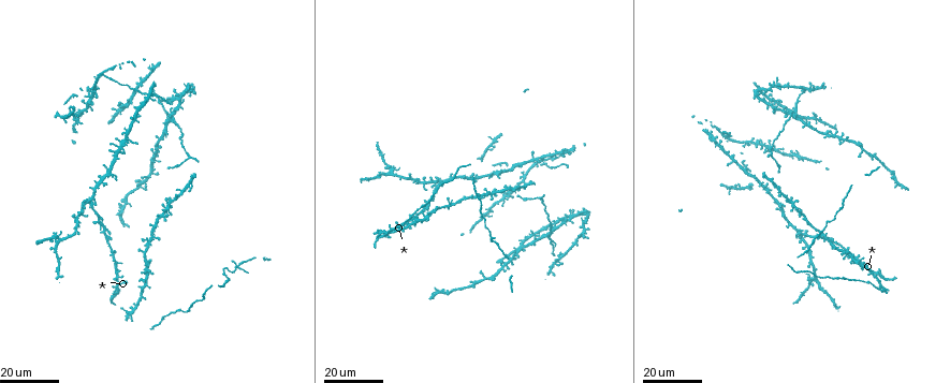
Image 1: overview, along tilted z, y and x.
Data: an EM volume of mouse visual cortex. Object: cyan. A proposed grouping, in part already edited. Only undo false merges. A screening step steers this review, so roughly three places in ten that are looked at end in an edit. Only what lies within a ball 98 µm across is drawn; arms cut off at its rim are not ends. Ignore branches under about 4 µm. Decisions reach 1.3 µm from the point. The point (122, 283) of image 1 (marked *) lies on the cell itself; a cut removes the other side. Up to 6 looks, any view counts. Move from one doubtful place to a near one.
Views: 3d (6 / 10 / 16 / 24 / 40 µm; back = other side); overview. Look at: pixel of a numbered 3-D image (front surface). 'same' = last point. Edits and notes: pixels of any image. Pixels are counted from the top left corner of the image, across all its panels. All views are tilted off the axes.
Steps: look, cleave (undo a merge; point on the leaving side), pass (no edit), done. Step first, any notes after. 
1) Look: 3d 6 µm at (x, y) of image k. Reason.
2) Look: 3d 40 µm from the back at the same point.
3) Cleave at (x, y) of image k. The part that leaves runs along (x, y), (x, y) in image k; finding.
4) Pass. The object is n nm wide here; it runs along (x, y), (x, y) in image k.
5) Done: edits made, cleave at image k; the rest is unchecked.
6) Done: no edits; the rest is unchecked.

Look: 3d 24 µm at (410, 226) of image 1. Four or more arms meet.

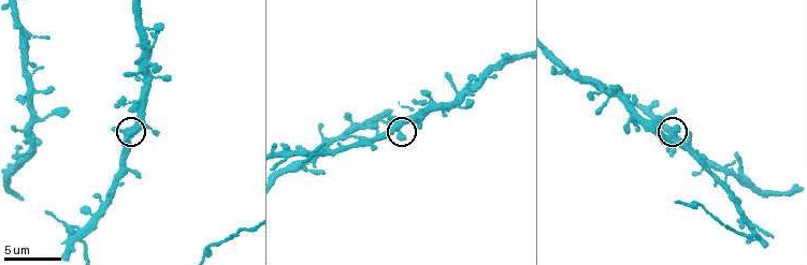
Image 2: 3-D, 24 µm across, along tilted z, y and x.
Look: 3d 10 µm at (131, 137) of image 2. Zoom in.

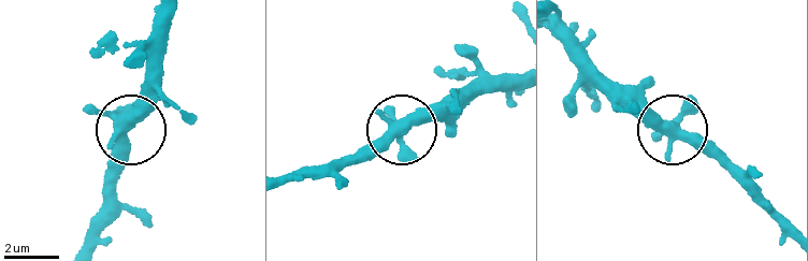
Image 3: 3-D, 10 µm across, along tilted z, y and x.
Pass. Continuous, no second cell.

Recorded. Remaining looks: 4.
Look: 3d 16 µm at (149, 93) of image 1. Four or more arms meet.

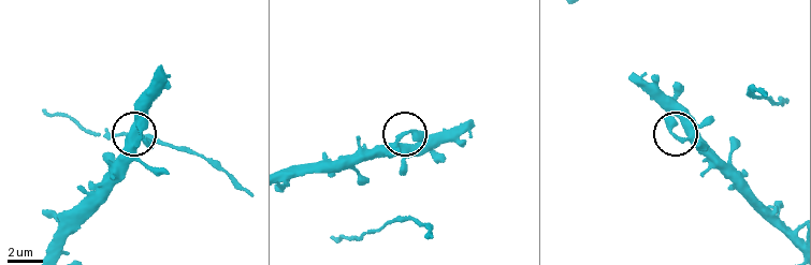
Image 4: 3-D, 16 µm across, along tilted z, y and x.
Look: 3d 10 µm at (688, 130) of image 4. Closer look.

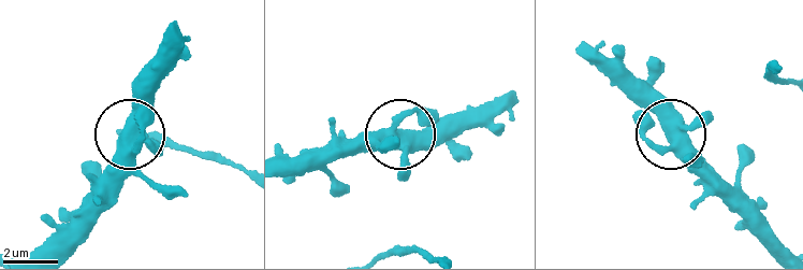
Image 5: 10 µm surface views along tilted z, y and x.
Pass. The object is 420 nm wide here; it runs along (286, 169), (402, 136), (495, 129) in image 5; one cell here.

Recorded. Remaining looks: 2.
Look: 3d 16 µm at (539, 197) of image 1.

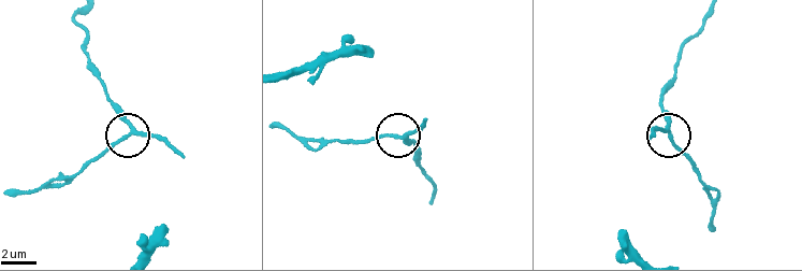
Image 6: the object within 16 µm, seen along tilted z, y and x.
Look: 3d 10 µm at (135, 131) of image 6. Zoom in.

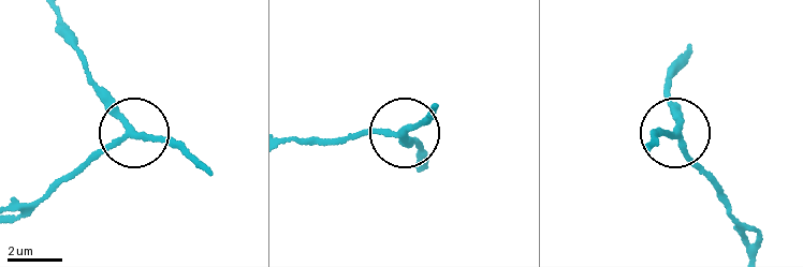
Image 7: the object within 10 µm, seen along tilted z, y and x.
Pass. Continuous, no second cell.

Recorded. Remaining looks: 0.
Done: no edits; the rest is unchecked.

